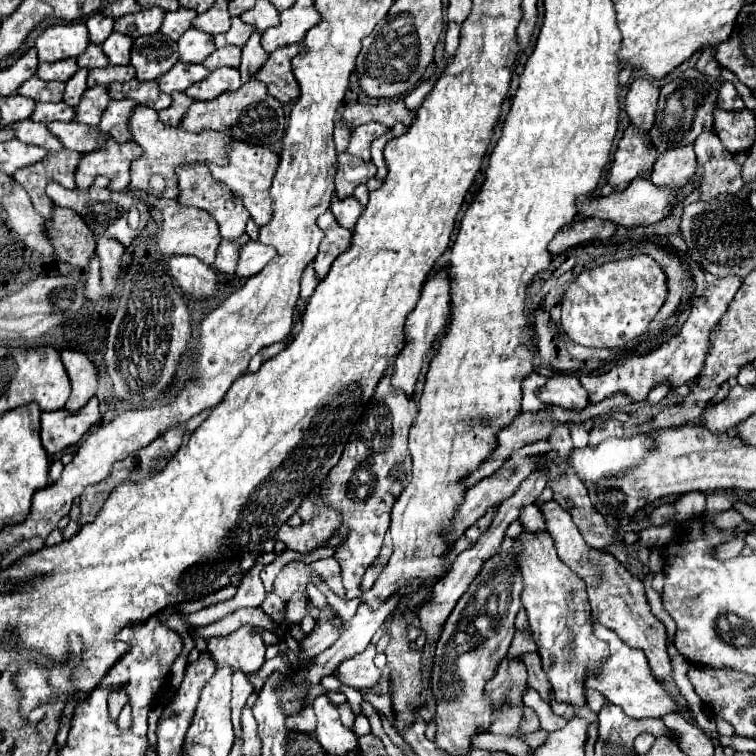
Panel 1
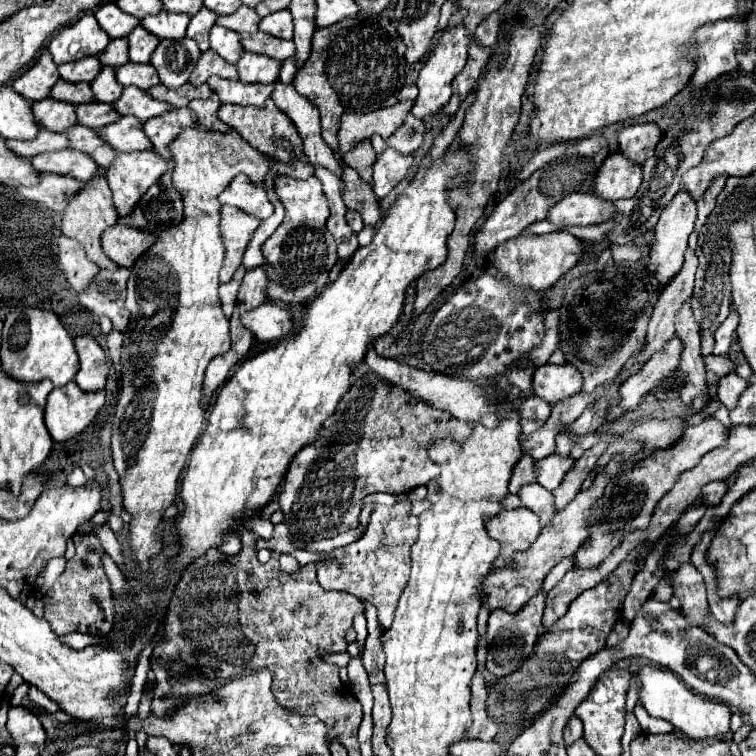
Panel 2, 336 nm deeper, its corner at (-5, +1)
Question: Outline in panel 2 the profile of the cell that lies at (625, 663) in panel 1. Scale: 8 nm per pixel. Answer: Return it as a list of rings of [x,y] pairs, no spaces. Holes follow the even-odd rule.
[[[644,667],[638,671],[638,679],[642,681],[640,701],[644,703],[646,711],[652,717],[670,721],[676,729],[686,733],[690,739],[708,739],[708,737],[726,735],[730,731],[730,717],[732,717],[730,707],[724,703],[700,697],[690,687],[686,687],[686,683],[680,681],[674,673],[660,669],[660,667],[656,667],[656,669]]]

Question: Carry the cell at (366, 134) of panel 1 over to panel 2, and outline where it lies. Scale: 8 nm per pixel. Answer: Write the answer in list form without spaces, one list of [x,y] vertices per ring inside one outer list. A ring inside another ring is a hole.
[[[410,113],[408,119],[404,121],[404,125],[398,127],[388,139],[382,139],[380,135],[376,135],[376,137],[370,137],[370,141],[372,141],[374,151],[376,151],[378,155],[384,153],[384,151],[390,149],[390,147],[396,149],[398,153],[408,155],[408,153],[414,153],[414,151],[422,145],[424,131],[426,131],[424,121],[412,117],[412,113]]]

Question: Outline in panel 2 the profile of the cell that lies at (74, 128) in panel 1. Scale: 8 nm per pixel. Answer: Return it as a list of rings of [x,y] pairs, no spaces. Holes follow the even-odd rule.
[[[126,115],[122,121],[100,129],[100,137],[106,139],[116,151],[152,151],[150,139],[142,131],[142,121],[138,117]]]

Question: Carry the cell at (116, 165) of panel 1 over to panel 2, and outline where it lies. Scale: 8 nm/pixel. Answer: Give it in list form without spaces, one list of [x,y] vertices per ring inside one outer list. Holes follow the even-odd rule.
[[[152,151],[118,153],[108,169],[108,183],[114,195],[114,205],[122,217],[130,215],[150,185],[168,171],[168,163]]]

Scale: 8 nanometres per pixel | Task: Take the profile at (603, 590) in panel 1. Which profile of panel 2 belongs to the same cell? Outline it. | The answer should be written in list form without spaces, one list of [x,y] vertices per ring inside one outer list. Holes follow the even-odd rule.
[[[538,483],[532,485],[522,485],[518,491],[518,497],[522,501],[522,507],[534,511],[536,515],[540,515],[540,525],[546,527],[550,525],[556,509],[554,509],[554,501],[552,501],[552,493],[548,489],[544,489]]]

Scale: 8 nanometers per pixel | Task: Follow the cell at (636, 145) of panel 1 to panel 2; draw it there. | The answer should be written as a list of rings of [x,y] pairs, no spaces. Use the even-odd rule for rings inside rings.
[[[612,153],[598,169],[592,189],[600,199],[618,201],[634,197],[640,183],[642,183],[642,167],[632,163],[622,153]]]

